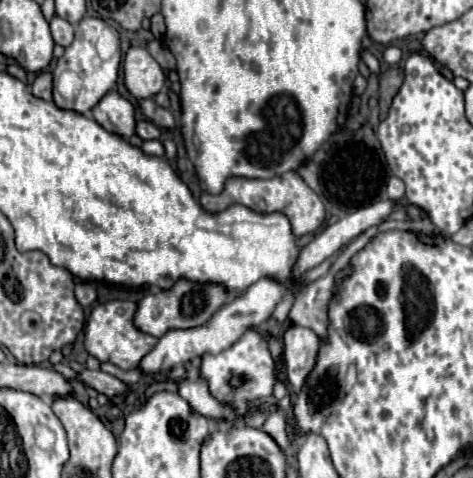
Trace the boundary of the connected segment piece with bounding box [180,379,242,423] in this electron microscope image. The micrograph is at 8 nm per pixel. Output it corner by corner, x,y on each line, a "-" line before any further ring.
184,379
180,383
180,395
190,403
190,407
204,415
206,419
210,417
218,417
222,419
224,415
234,423
238,419
242,419
234,409
230,407
222,407
210,393
208,393
208,387
206,387
206,381
204,379

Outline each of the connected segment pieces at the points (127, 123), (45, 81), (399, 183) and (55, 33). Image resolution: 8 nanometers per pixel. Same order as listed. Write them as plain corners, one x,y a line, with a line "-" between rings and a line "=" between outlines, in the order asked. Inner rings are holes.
116,89
108,91
98,105
92,109
94,119
112,133
122,135
124,139
130,139
136,129
136,119
134,119
134,105
122,97
=
42,71
32,83
32,95
44,101
52,101
52,73
=
390,177
390,181
388,181
388,197
392,199
392,201
402,201
404,199
404,195
406,195
406,189
404,189
404,181
402,179
398,179
398,177
=
54,15
54,17
50,19
50,29
52,29
52,37
54,37
54,41
56,41
58,45
68,47
68,45
72,43
72,39
74,39
74,29
72,29
72,25
70,25
66,19

